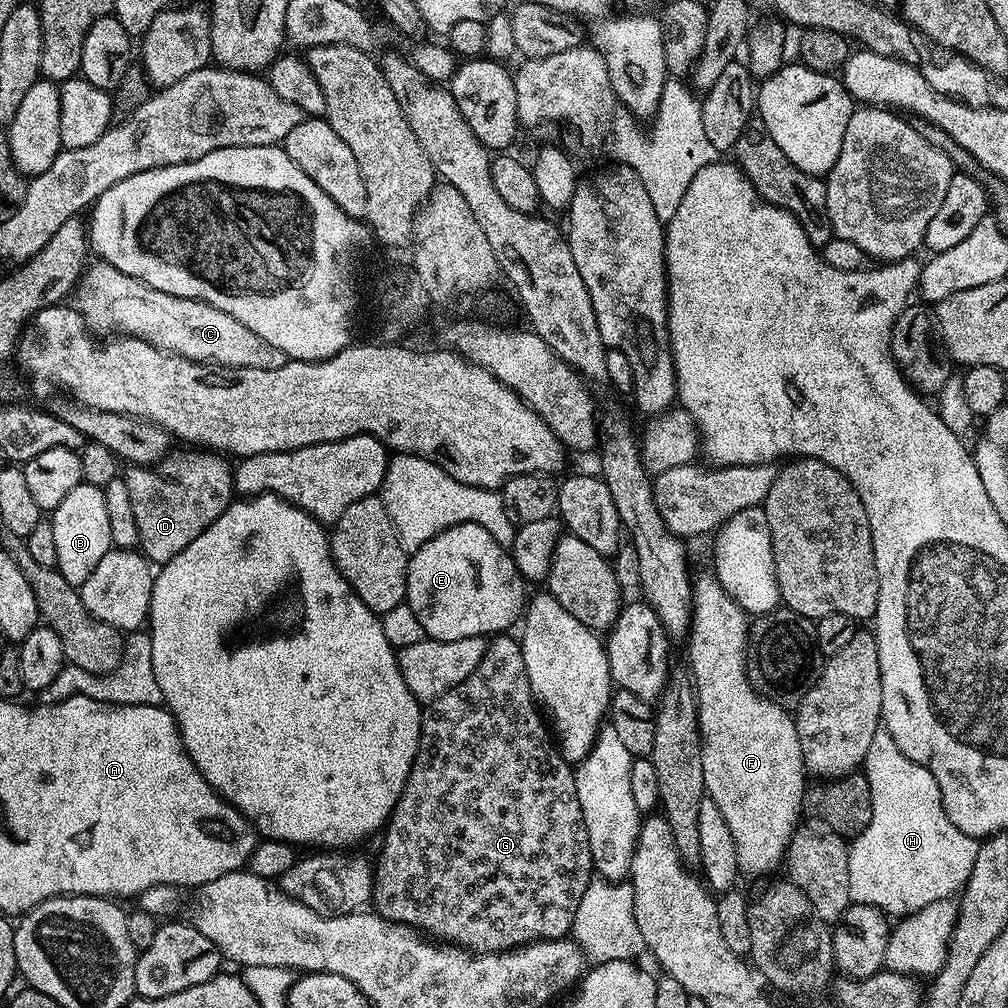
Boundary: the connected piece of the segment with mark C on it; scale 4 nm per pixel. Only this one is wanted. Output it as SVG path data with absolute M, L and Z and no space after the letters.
M96 262L89 272L83 273L79 290L78 311L96 334L139 336L163 352L175 352L188 360L218 368L278 370L278 366L286 366L290 359L282 350L270 346L266 338L258 338L254 330L242 326L238 318L230 318L226 310L218 310L204 300L162 294L162 290L154 290L138 278L130 278L130 274L122 274L122 270L103 262Z

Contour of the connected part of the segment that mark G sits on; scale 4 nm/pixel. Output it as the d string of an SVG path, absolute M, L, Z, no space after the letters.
M496 634L488 640L488 649L482 662L458 686L454 686L438 700L431 701L423 709L420 722L420 745L414 758L414 766L406 778L406 786L398 798L396 808L383 829L384 845L380 848L380 861L374 864L374 908L394 924L405 924L429 938L470 952L495 954L508 952L532 944L535 940L558 940L572 931L575 911L586 893L587 884L593 880L594 869L590 854L590 838L586 838L586 822L582 822L582 810L578 806L576 773L573 765L560 757L559 747L538 707L526 678L526 662L522 658L520 641L512 634Z

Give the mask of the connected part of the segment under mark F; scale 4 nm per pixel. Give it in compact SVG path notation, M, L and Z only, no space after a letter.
M715 574L708 576L695 577L692 585L692 627L688 630L686 643L688 643L688 661L687 667L690 669L692 682L696 690L696 707L698 709L696 717L700 723L700 749L702 750L702 771L705 775L705 793L707 799L714 801L718 806L718 810L722 810L722 818L724 824L730 830L730 834L734 838L734 850L736 851L736 866L748 876L764 876L760 878L768 878L773 875L772 872L776 867L781 867L782 861L788 854L788 843L802 820L801 804L803 802L804 791L806 789L806 769L804 766L804 755L802 754L802 746L798 738L798 730L793 713L787 708L783 708L780 704L767 700L765 696L760 695L752 682L748 678L748 629L750 627L750 617L748 613L742 611L738 606L738 602L734 602L734 598L730 598L730 594L725 590L724 586L718 582Z

